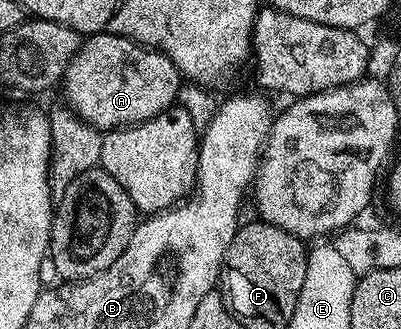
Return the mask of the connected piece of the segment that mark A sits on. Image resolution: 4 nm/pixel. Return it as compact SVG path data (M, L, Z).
M91 35L83 42L76 57L72 57L62 77L60 91L66 94L65 102L70 110L76 112L85 123L91 123L105 133L115 131L118 127L135 127L175 106L178 90L183 83L183 76L178 74L174 62L161 51L143 47L119 35Z

